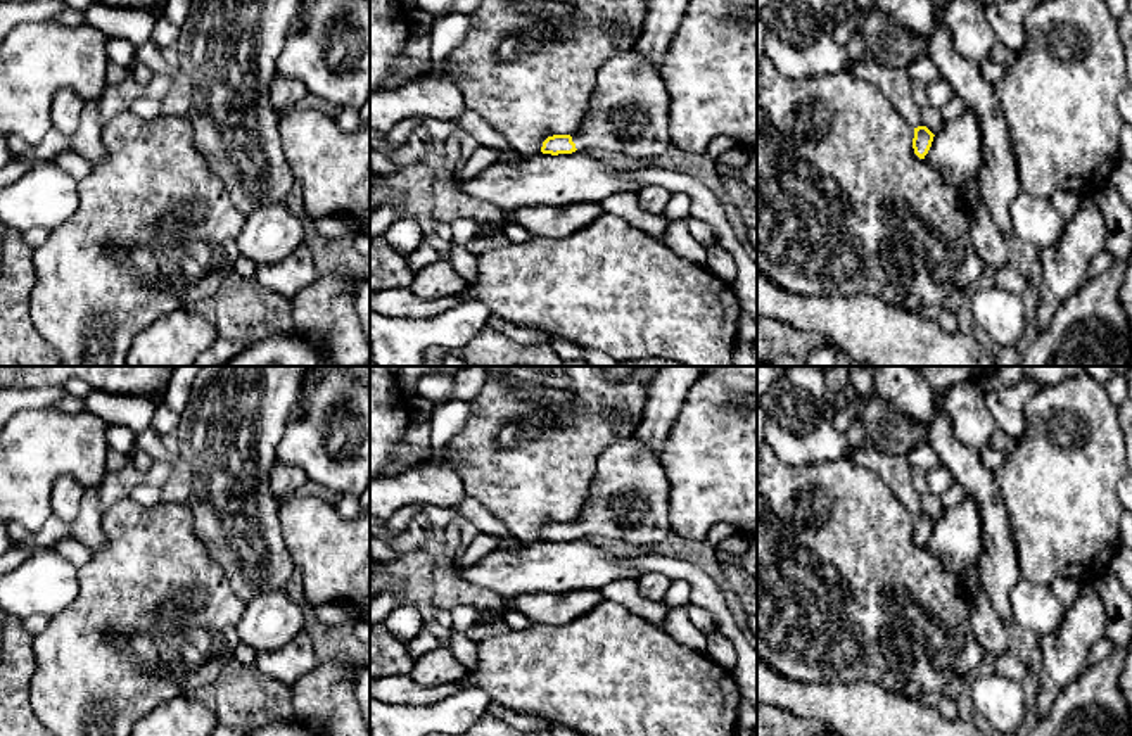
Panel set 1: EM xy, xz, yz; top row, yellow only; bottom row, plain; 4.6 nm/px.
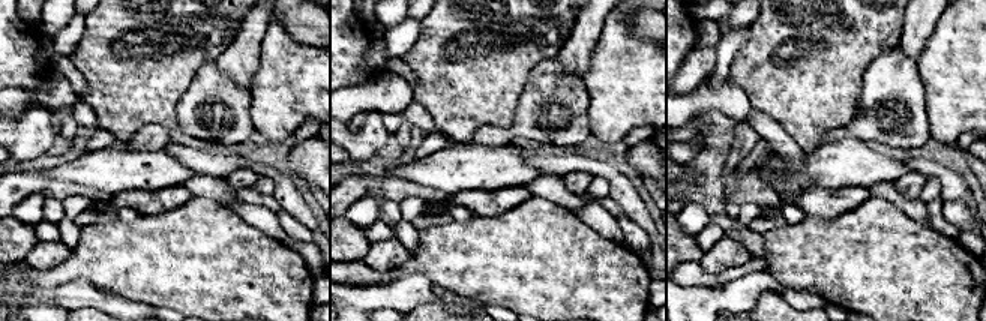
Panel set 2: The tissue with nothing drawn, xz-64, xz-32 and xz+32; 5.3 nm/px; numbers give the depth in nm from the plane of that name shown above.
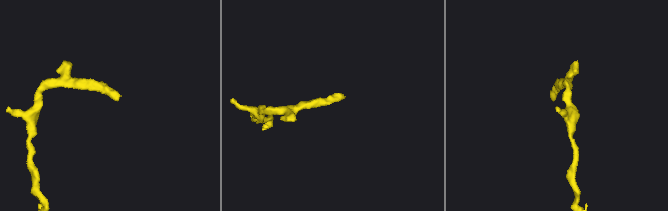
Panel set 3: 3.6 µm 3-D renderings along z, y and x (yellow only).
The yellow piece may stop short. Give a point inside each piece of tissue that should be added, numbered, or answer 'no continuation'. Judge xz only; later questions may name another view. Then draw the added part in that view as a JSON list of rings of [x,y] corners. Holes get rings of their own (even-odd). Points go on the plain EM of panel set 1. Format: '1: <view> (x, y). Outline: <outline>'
1: xz (628, 500). Outline: [[[636,435],[612,442],[598,458],[581,515],[570,523],[577,537],[598,536],[638,546],[665,541],[672,527],[660,456]]]

